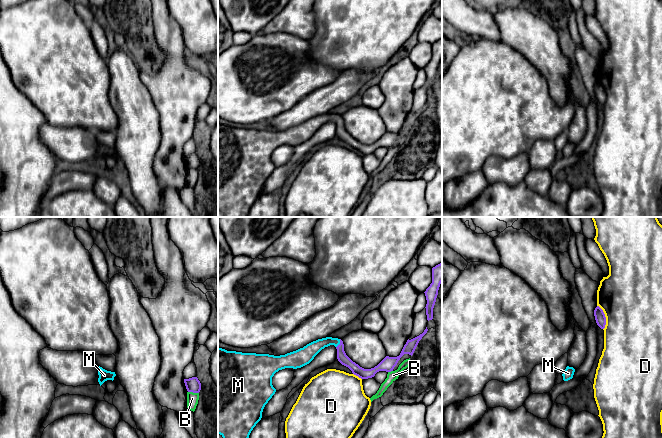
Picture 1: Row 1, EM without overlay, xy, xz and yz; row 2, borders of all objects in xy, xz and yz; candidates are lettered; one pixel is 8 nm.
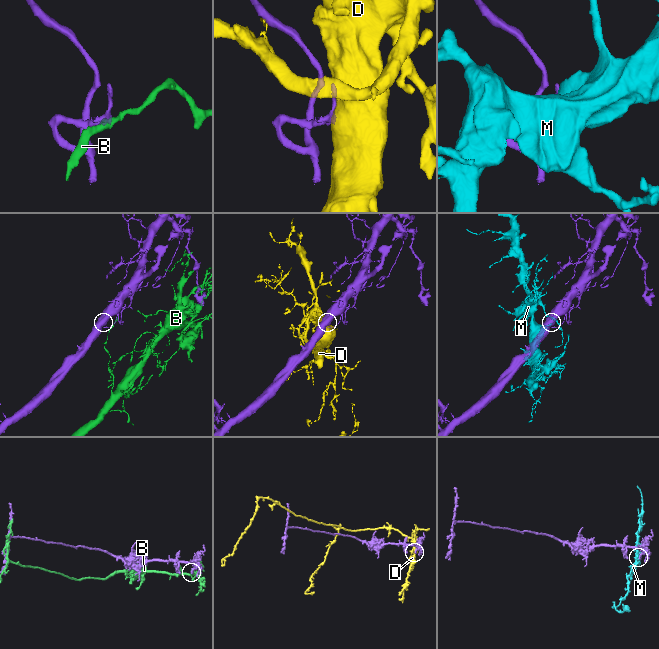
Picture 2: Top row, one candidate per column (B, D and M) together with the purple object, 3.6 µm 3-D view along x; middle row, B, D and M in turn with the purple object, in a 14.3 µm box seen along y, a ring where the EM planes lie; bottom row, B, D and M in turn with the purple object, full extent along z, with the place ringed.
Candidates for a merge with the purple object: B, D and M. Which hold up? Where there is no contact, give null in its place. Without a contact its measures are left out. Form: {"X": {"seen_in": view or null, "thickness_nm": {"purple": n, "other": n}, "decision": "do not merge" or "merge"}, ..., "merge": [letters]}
{"B": {"seen_in": "xy", "thickness_nm": {"purple": 110, "other": 100}, "decision": "do not merge"}, "D": {"seen_in": "yz", "thickness_nm": {"purple": 90, "other": 480}, "decision": "do not merge"}, "M": {"seen_in": "xz", "thickness_nm": {"purple": 80, "other": 110}, "decision": "do not merge"}, "merge": []}

